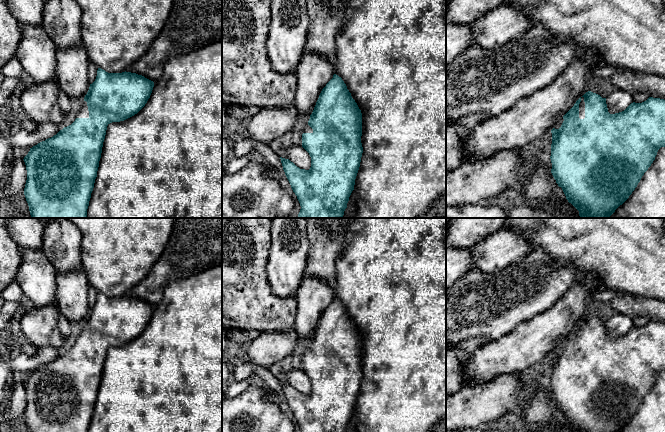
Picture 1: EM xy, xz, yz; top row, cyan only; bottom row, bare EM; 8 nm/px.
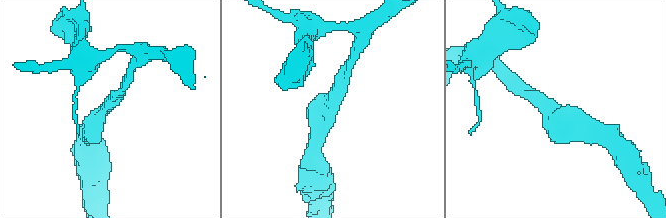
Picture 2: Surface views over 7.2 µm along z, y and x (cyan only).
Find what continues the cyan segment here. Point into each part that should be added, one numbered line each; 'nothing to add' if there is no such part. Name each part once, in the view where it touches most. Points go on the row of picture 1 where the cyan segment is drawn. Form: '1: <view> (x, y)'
1: yz (582, 104)

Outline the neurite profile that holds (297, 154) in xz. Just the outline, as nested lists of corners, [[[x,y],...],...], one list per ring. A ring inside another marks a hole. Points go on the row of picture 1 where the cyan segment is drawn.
[[[292,144],[287,149],[288,159],[300,169],[309,170],[311,167],[311,157],[309,153],[299,145]]]

